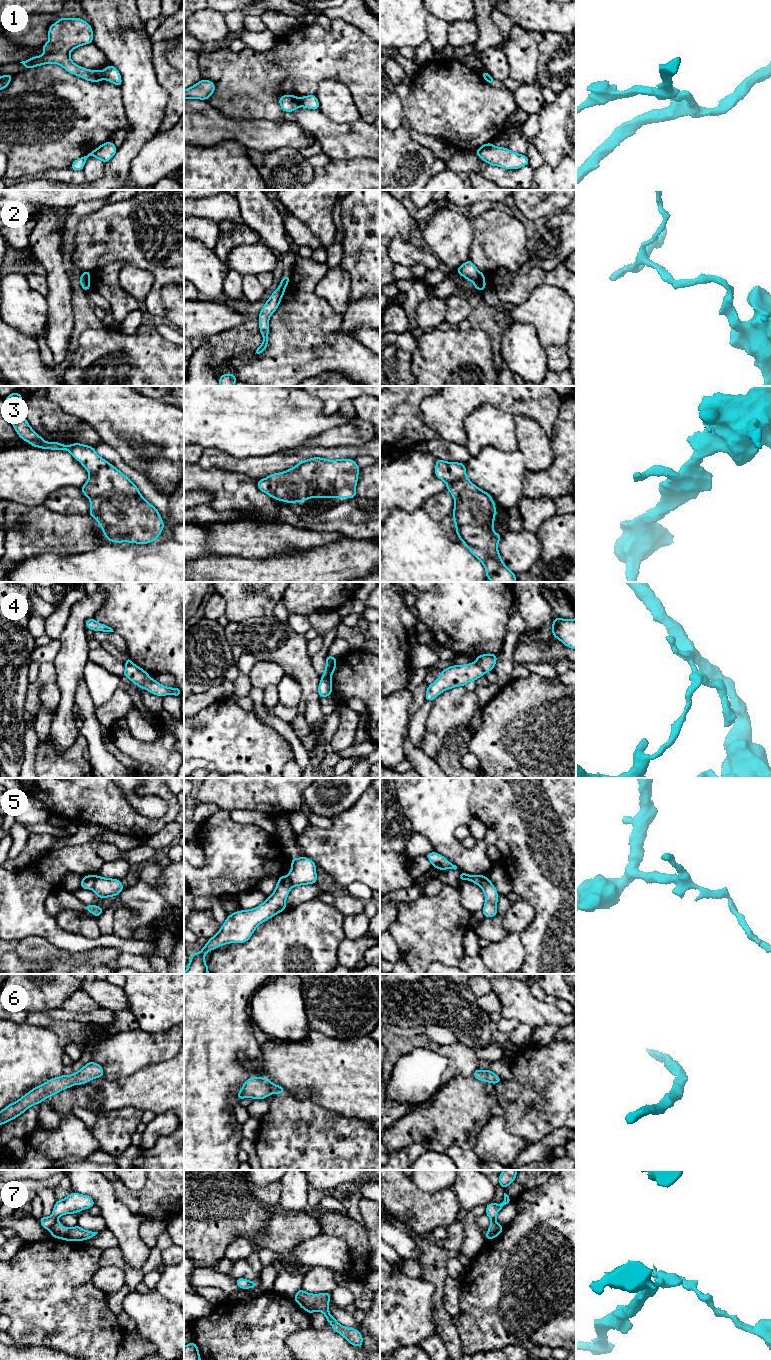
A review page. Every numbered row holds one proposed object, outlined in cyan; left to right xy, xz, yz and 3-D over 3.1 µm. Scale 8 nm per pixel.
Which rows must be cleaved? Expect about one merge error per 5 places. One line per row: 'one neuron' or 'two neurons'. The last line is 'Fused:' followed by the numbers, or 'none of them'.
1: two neurons
2: two neurons
3: one neuron
4: two neurons
5: two neurons
6: one neuron
7: two neurons
Fused: 1, 2, 4, 5, 7

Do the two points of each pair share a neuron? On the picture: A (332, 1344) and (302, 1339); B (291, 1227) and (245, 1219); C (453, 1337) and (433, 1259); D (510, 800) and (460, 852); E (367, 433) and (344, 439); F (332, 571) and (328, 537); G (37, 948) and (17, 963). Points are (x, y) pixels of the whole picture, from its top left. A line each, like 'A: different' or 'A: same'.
A: same
B: different
C: same
D: different
E: same
F: different
G: different

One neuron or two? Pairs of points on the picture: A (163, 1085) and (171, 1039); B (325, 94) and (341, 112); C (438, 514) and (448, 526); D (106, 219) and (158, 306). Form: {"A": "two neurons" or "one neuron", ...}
{"A": "two neurons", "B": "one neuron", "C": "two neurons", "D": "one neuron"}

